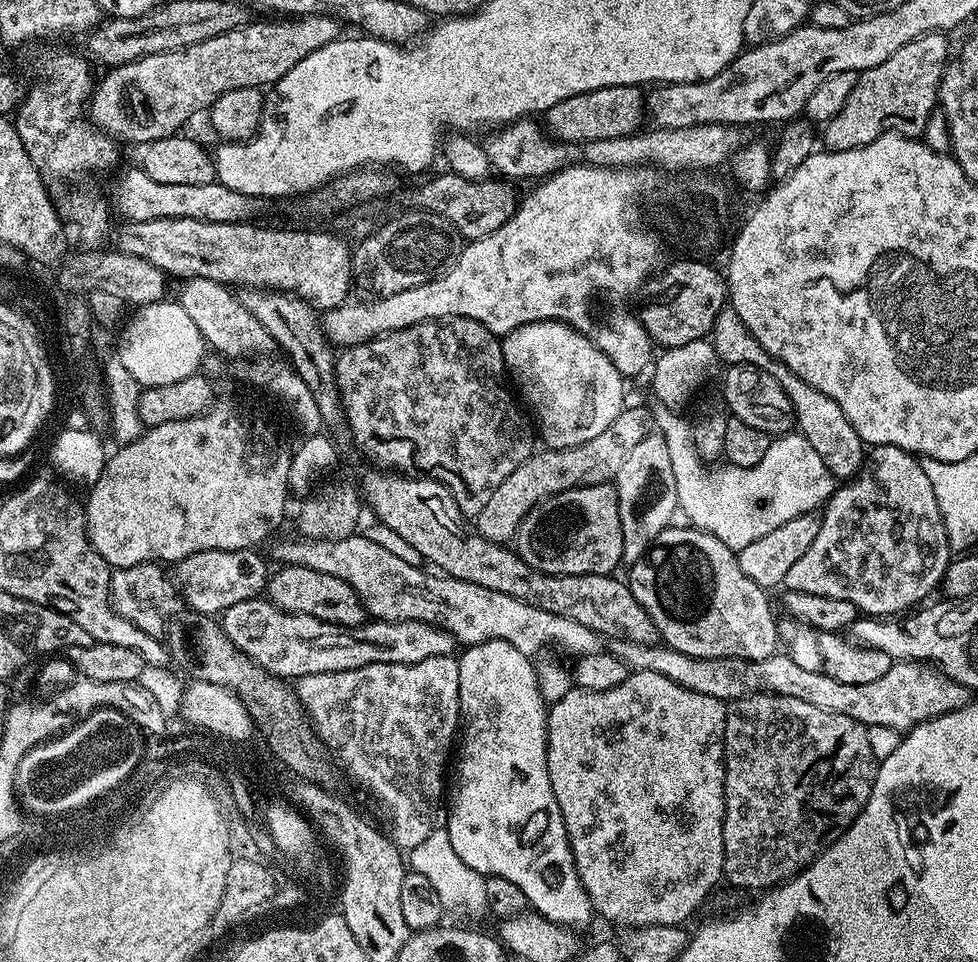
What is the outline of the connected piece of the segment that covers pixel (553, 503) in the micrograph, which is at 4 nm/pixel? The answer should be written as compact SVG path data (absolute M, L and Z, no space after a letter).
M615 483L571 488L565 492L548 496L541 504L535 504L518 526L514 537L514 551L521 560L526 562L528 567L548 575L606 575L615 573L615 568L621 567L624 559Z

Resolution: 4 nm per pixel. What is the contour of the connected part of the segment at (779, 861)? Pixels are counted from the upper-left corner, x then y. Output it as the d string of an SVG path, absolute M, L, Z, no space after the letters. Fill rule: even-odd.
M754 693L731 701L726 707L726 730L724 731L724 825L722 842L724 843L724 875L736 888L760 888L771 890L777 884L792 879L815 862L858 818L870 798L874 778L878 767L878 755L872 749L872 736L867 724L858 722L846 714L834 714L830 710L821 710L819 706L810 706L810 702L801 702L798 698L773 696L770 693Z

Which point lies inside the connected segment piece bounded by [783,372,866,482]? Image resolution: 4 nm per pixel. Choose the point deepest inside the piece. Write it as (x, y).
(819, 419)

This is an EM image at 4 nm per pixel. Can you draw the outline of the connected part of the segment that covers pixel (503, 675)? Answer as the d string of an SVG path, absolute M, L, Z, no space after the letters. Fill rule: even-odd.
M492 640L484 641L481 644L474 644L467 646L463 649L464 653L459 653L458 659L460 662L460 669L458 670L458 694L460 695L460 727L458 729L458 751L454 756L454 768L456 764L456 773L451 773L450 776L450 795L446 800L446 808L448 804L448 836L446 832L446 844L449 849L452 850L453 854L457 856L458 860L461 860L470 868L470 870L478 871L485 878L489 876L497 876L498 878L506 878L509 882L514 882L514 885L518 886L520 890L525 894L527 903L531 905L535 911L539 912L541 916L545 916L550 922L555 924L563 924L566 928L573 930L579 929L578 926L584 922L584 912L591 913L593 911L592 903L590 898L586 894L586 890L582 886L582 882L578 878L578 870L576 869L576 863L572 857L572 847L568 841L568 835L566 834L566 826L564 825L564 819L562 818L562 810L558 810L558 802L554 798L554 790L550 786L550 774L548 773L548 763L546 762L546 750L548 749L548 718L546 715L546 702L541 699L540 691L538 690L538 684L536 682L536 672L534 669L533 661L522 654L521 651L516 650L514 646L508 641Z

